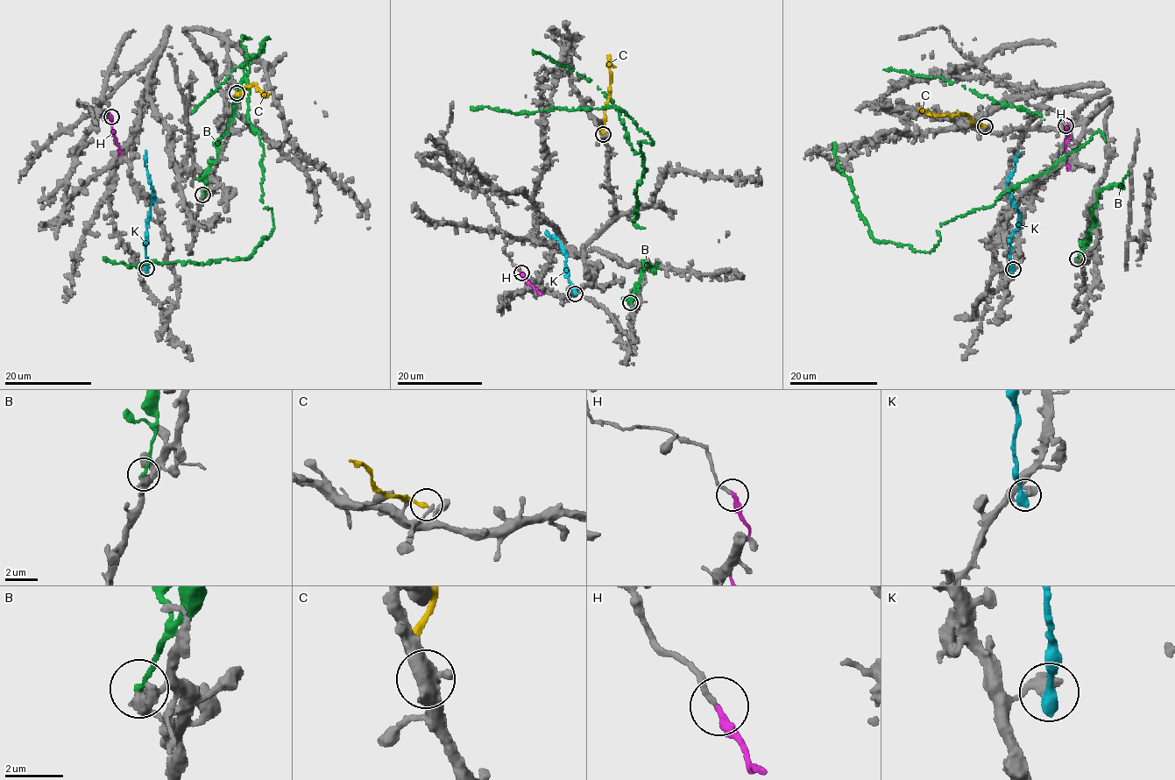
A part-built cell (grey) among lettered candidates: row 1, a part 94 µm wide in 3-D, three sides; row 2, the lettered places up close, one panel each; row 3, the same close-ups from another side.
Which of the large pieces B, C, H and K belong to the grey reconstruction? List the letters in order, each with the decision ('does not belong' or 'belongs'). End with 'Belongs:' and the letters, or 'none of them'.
B: does not belong
C: does not belong
H: belongs
K: does not belong
Belongs: H

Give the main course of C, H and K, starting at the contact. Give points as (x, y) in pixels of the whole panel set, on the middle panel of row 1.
C: (603, 134), (604, 107), (611, 79), (609, 55)
H: (521, 272), (526, 282), (529, 282), (540, 294)
K: (576, 294), (565, 274), (565, 257), (562, 248), (556, 237), (548, 237), (546, 231)

